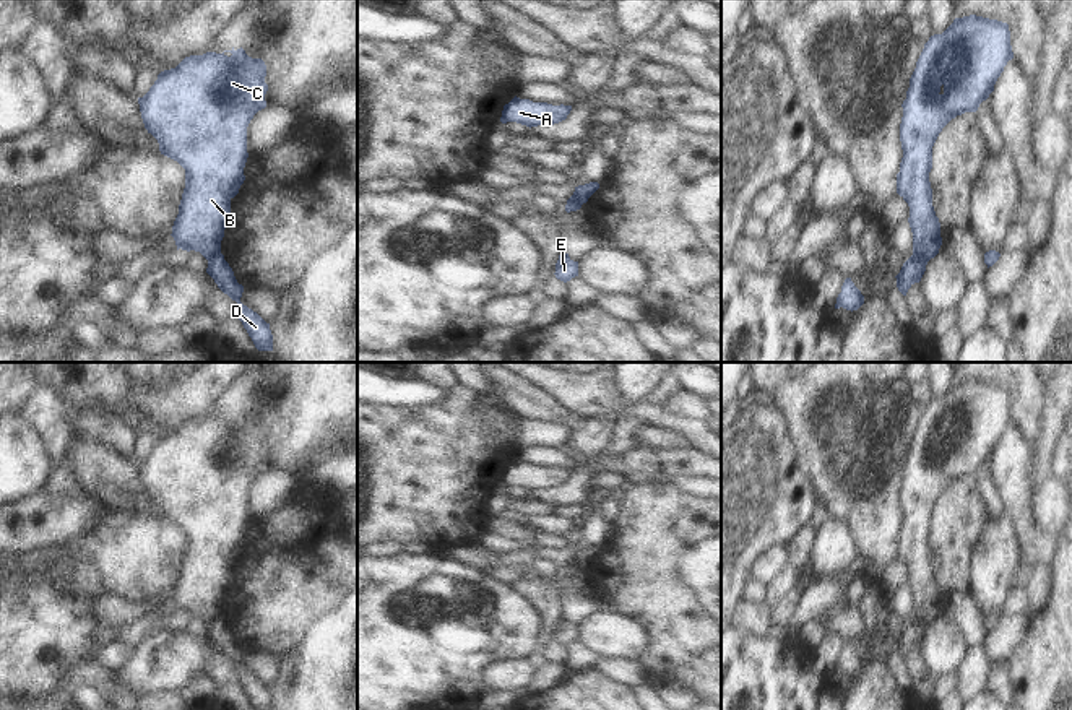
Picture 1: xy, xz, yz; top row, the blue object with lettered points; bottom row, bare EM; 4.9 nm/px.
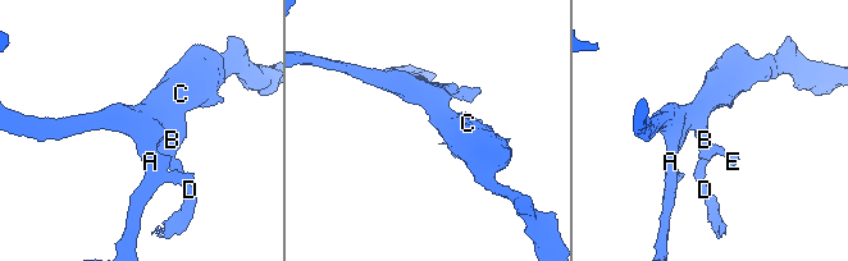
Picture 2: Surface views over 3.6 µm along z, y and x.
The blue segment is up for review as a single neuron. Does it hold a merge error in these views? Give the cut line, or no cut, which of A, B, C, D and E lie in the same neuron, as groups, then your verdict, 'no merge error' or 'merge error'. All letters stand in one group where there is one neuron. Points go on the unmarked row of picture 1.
cut yz (913, 616), (926, 626); groups A B C E / D; merge error

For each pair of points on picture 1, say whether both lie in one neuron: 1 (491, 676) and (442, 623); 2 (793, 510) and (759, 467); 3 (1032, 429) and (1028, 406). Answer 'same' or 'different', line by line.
1: different
2: same
3: same

